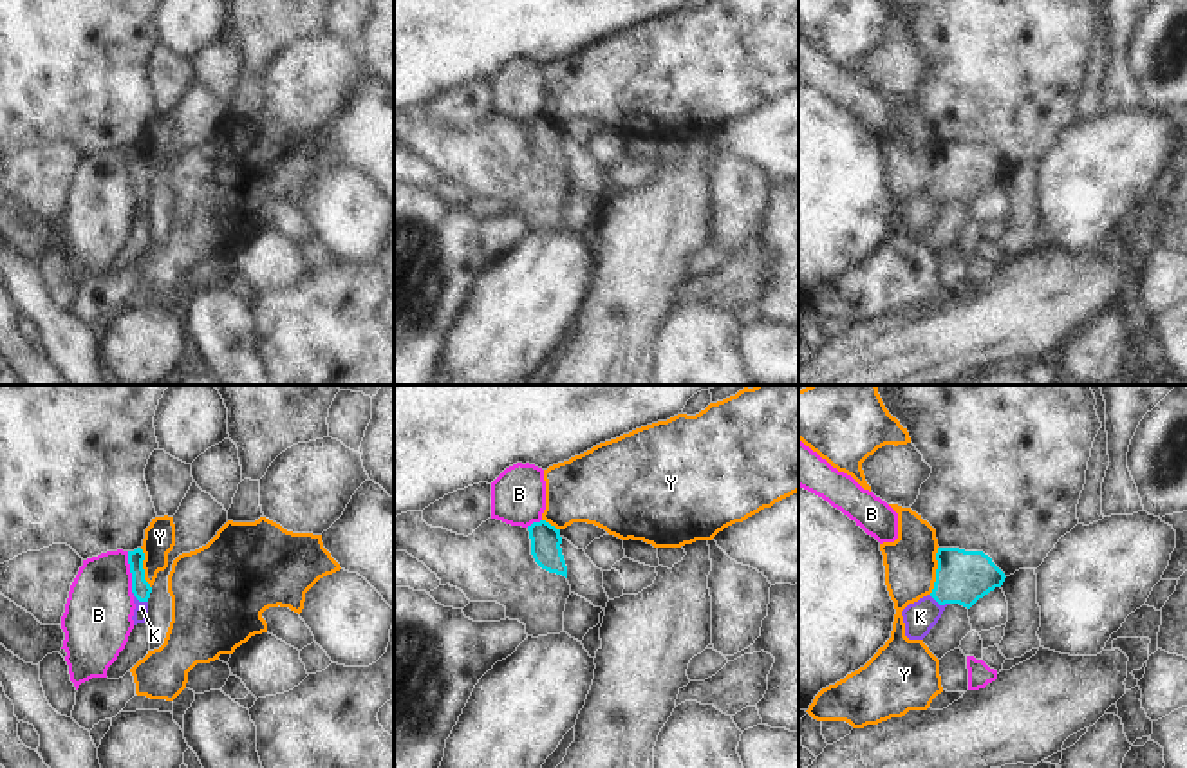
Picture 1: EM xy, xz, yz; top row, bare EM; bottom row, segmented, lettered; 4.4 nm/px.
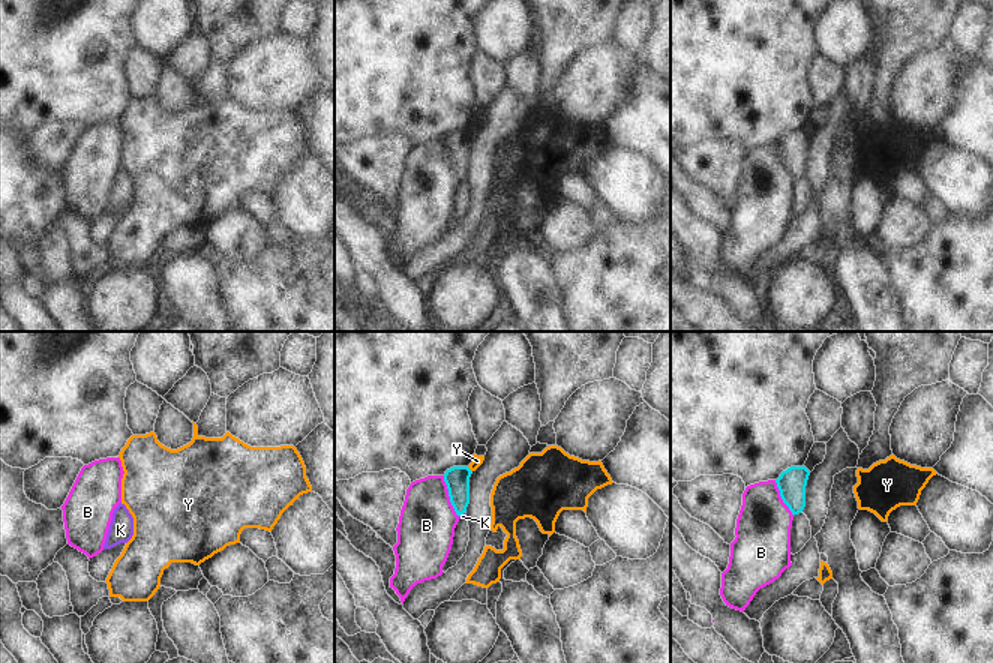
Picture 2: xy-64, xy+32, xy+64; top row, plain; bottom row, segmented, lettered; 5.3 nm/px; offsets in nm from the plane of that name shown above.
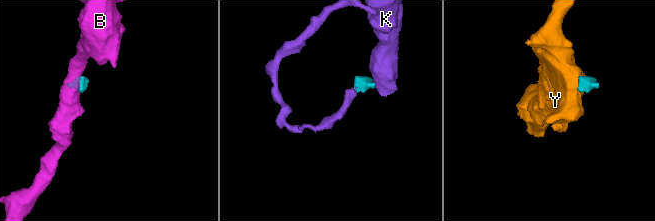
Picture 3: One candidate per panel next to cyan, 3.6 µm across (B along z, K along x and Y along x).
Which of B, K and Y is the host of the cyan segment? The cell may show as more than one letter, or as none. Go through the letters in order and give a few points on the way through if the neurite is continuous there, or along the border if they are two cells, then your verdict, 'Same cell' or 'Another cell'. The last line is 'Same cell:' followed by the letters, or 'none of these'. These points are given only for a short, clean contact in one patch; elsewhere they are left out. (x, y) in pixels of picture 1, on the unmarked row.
B: Boundary: xy (127, 147), (132, 187). Another cell
K: Path across: yz (963, 172), (940, 199), (920, 212). Same cell
Y: Boundary: yz (938, 141), (936, 176), (929, 188). Another cell
Same cell: K.

